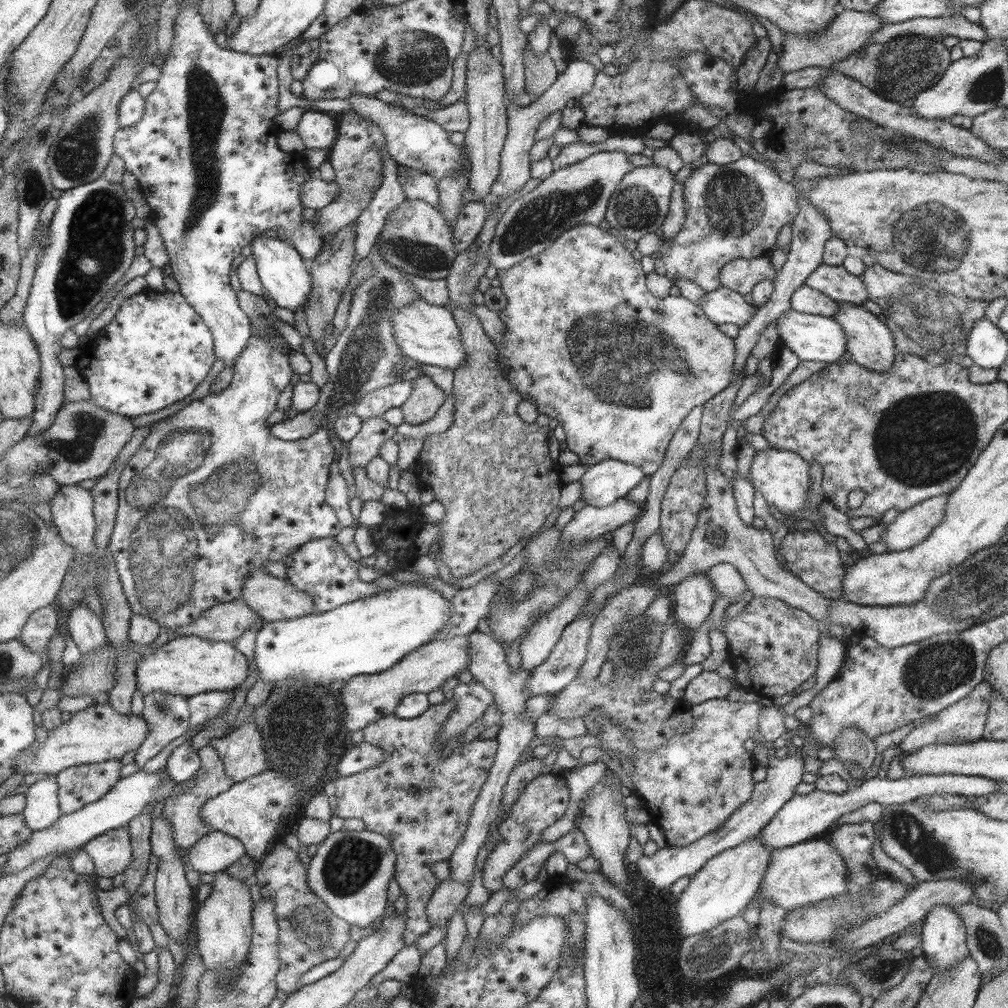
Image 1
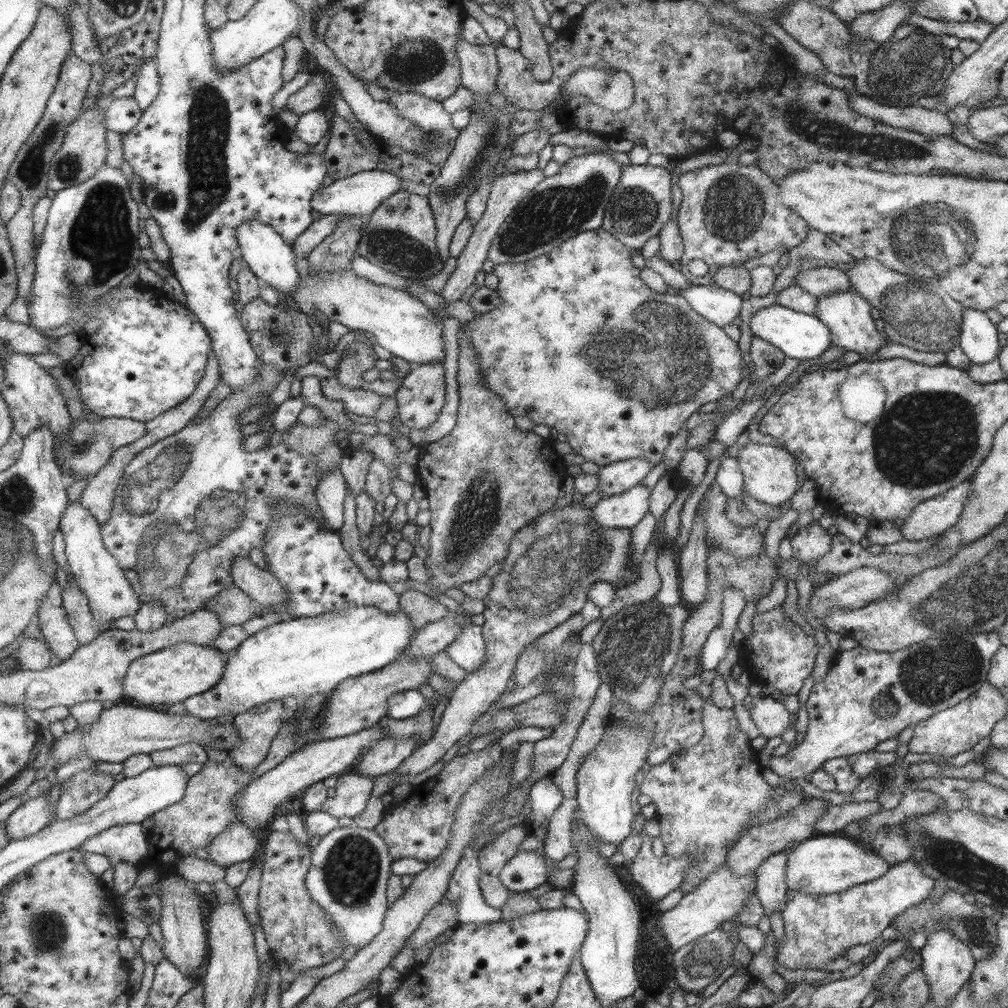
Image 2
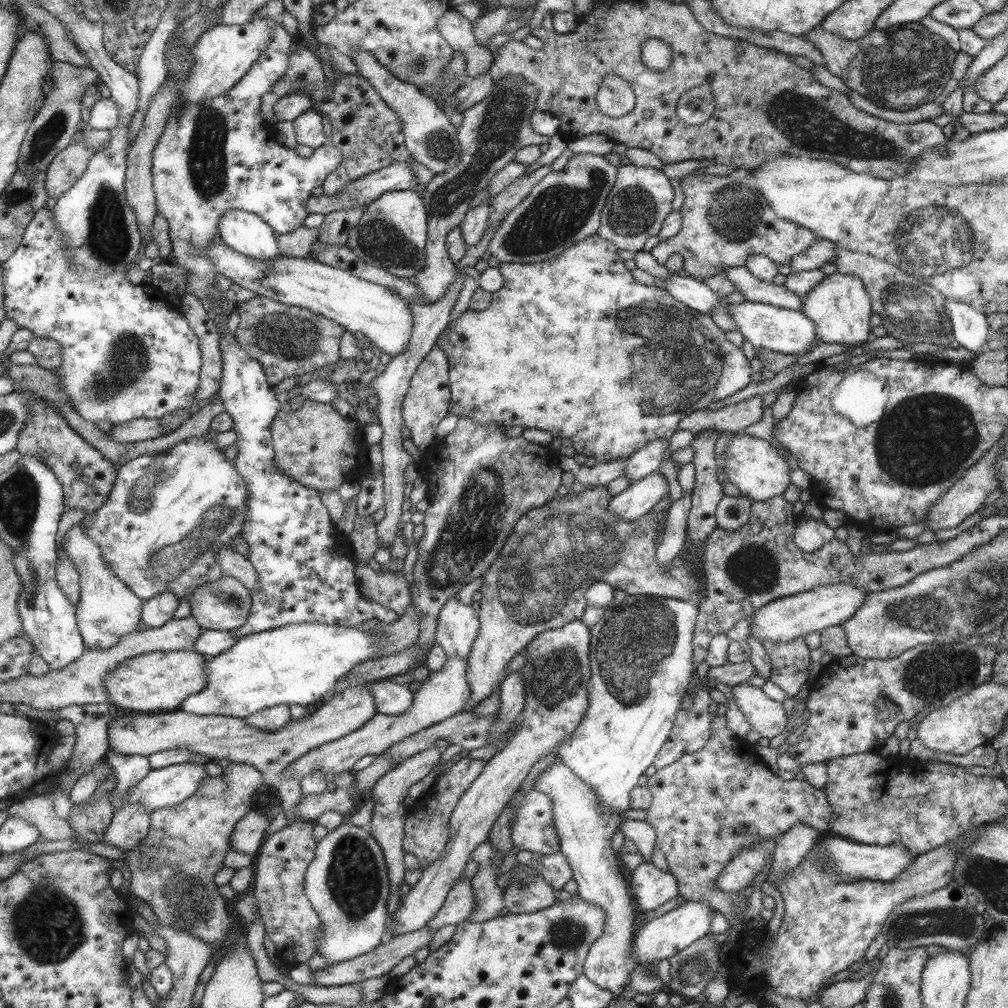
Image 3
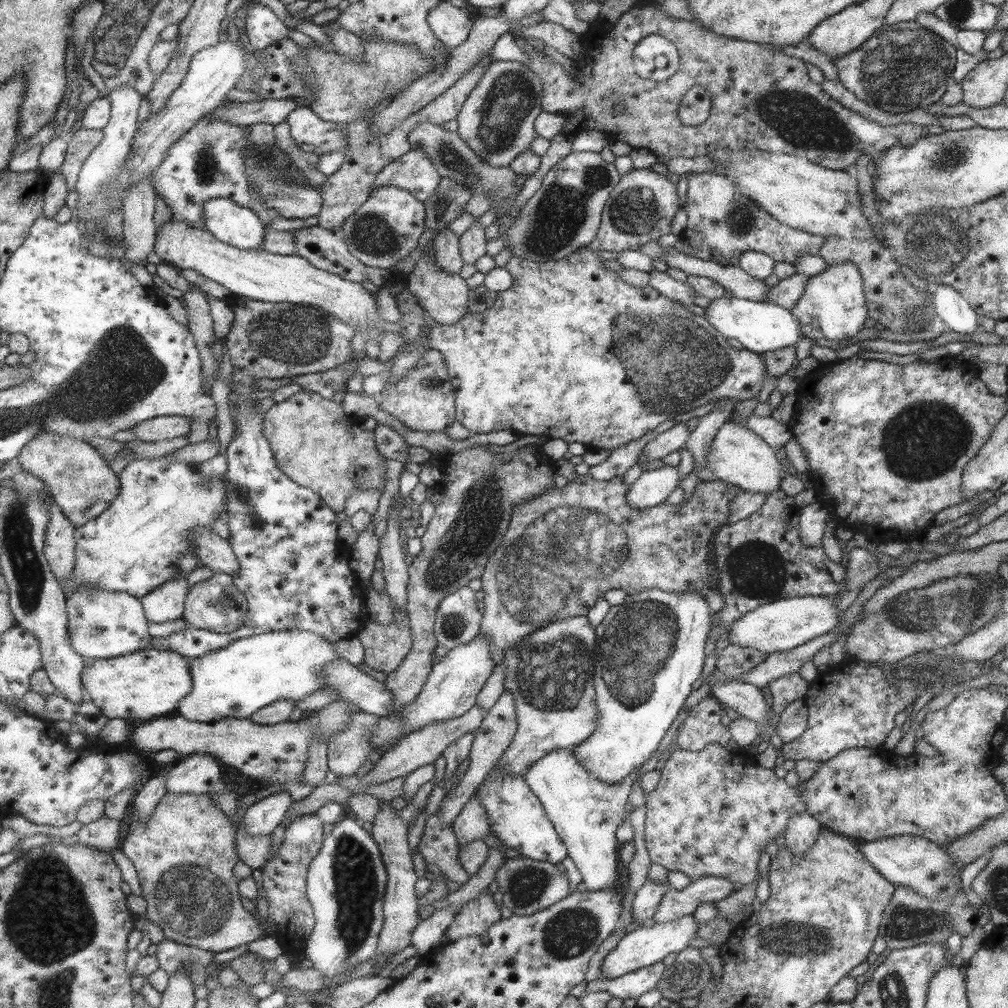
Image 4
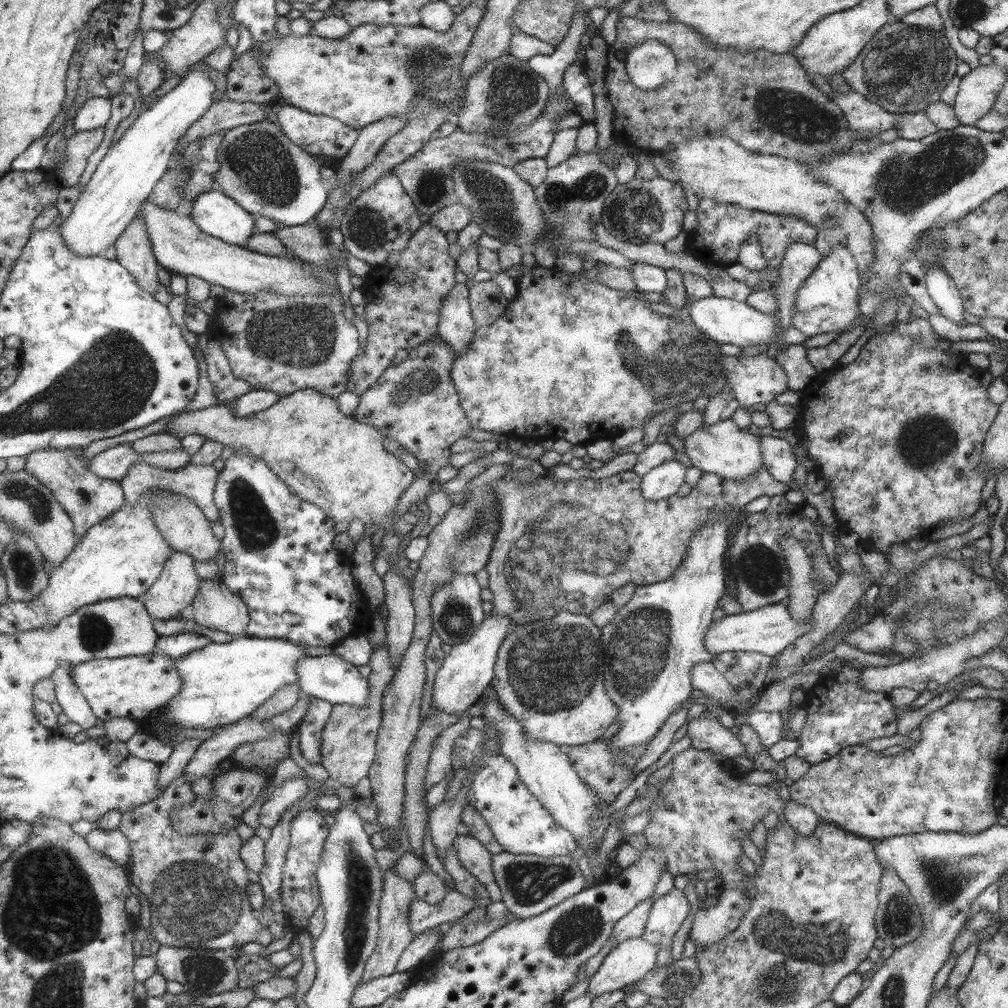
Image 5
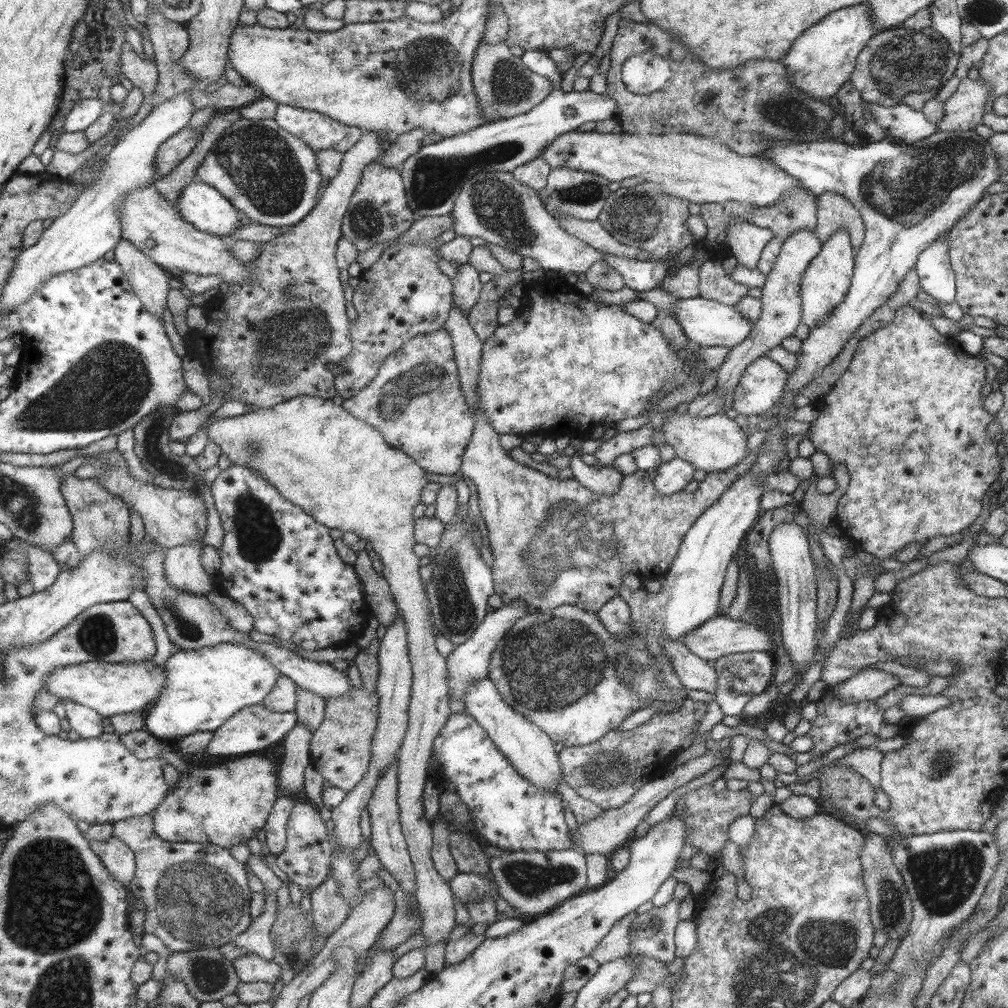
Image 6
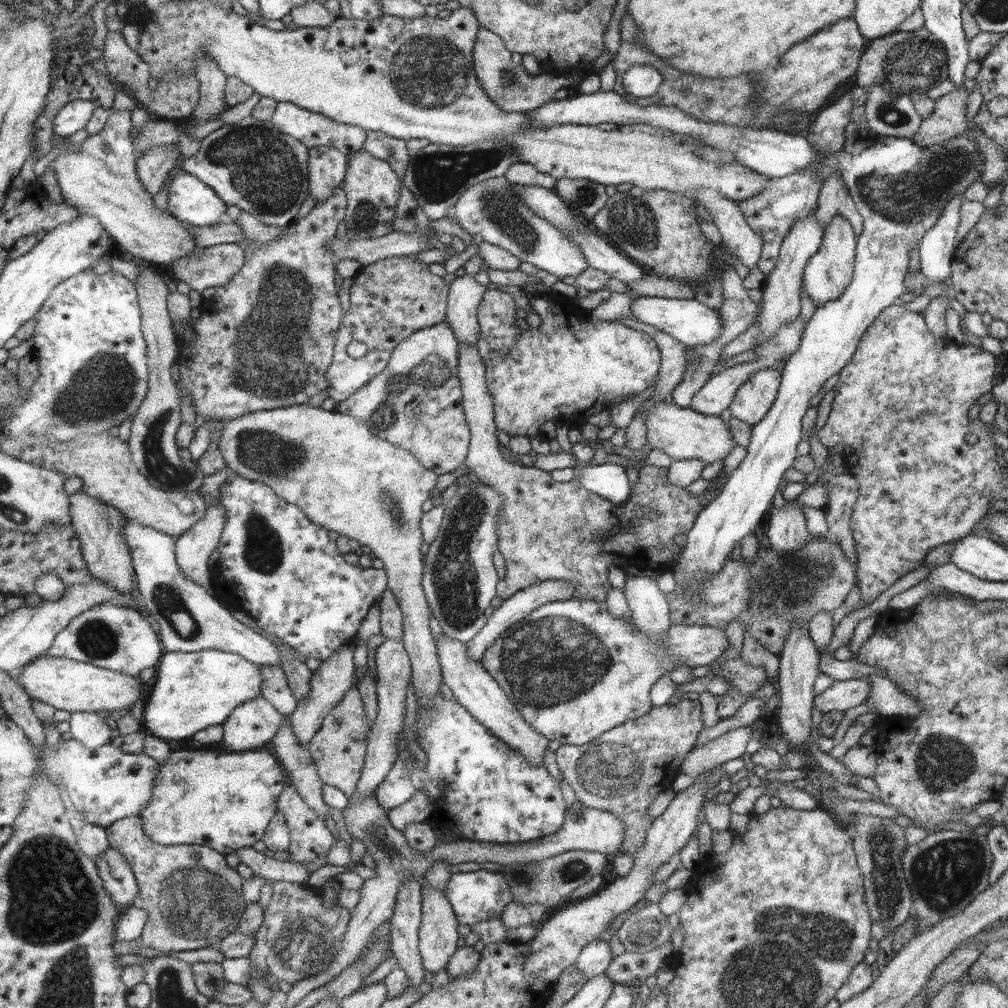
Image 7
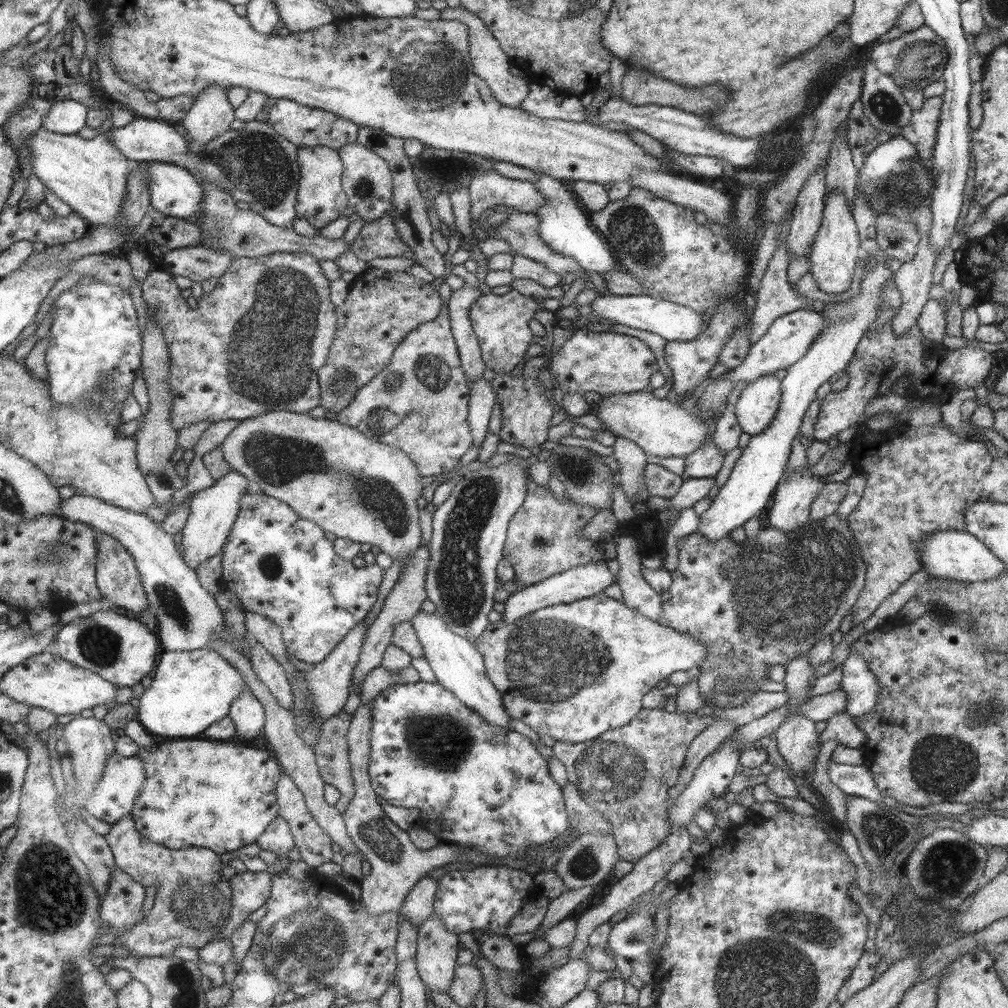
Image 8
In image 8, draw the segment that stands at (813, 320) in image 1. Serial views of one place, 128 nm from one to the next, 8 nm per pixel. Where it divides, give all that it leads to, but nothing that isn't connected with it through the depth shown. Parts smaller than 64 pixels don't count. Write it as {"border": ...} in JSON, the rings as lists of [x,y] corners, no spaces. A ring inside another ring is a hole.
{"border":[[[640,294],[633,296],[613,296],[613,295],[597,295],[591,303],[591,312],[599,318],[615,321],[615,324],[623,324],[637,330],[647,330],[658,334],[666,340],[666,342],[677,340],[679,342],[687,342],[697,337],[703,328],[703,322],[699,313],[695,313],[693,309],[667,301],[667,299],[651,298],[649,295]]]}

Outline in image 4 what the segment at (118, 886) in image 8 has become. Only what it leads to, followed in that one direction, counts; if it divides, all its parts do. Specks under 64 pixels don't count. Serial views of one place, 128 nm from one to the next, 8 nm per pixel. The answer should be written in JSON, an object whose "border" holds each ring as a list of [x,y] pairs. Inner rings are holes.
{"border":[[[103,814],[100,819],[82,825],[82,828],[76,833],[78,842],[99,849],[109,851],[111,848],[121,849],[124,842],[121,842],[123,837],[123,822],[109,818]]]}

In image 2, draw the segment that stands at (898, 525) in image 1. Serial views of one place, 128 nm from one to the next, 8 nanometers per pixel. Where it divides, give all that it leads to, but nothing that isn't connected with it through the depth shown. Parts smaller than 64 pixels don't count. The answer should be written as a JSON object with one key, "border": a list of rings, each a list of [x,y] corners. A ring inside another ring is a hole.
{"border":[[[970,478],[961,485],[913,507],[900,528],[901,537],[909,542],[941,536],[957,524],[964,512],[965,499],[971,493]]]}

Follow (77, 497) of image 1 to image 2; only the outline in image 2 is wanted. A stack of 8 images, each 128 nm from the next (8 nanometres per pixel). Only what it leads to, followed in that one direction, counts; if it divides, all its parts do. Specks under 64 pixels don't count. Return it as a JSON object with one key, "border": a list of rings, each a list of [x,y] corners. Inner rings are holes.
{"border":[[[81,500],[67,505],[59,530],[64,537],[69,570],[89,599],[91,612],[99,626],[99,634],[113,629],[110,626],[112,620],[135,615],[139,602],[132,581],[125,574],[124,567],[120,565],[117,558],[105,547],[101,523],[81,503]]]}

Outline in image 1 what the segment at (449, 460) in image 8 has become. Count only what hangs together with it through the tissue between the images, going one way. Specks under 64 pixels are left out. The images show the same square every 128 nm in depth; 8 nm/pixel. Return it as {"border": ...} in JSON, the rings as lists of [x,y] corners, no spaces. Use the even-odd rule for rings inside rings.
{"border":[[[421,374],[413,379],[412,394],[400,407],[403,414],[403,429],[409,425],[420,425],[433,418],[437,408],[443,404],[441,390],[429,380],[429,377]]]}

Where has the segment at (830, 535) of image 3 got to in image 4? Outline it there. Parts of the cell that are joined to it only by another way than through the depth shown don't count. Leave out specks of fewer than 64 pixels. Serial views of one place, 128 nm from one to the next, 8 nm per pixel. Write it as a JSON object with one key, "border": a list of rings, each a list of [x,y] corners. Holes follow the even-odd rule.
{"border":[[[818,501],[800,508],[799,537],[801,543],[808,548],[821,547],[821,538],[825,530],[825,520],[829,512],[820,505]]]}

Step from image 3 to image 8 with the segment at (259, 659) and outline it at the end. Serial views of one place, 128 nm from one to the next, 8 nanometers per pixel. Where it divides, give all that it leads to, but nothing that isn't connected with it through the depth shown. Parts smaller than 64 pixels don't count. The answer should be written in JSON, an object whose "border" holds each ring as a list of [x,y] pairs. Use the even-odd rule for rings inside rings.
{"border":[[[209,647],[185,651],[162,651],[151,684],[135,702],[134,718],[155,736],[191,739],[228,714],[233,698],[246,682],[233,665]]]}

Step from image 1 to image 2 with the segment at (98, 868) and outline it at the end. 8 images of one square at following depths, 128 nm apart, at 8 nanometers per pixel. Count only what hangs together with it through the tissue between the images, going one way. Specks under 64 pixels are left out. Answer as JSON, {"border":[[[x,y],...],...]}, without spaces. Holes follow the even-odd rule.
{"border":[[[135,822],[113,826],[101,834],[87,838],[81,850],[107,856],[111,867],[121,860],[135,865],[147,852],[147,836],[141,828],[141,824]]]}

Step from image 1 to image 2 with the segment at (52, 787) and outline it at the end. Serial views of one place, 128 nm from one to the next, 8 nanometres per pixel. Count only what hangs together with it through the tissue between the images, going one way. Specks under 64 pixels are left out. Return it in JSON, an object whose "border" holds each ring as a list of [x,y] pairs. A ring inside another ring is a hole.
{"border":[[[39,795],[29,799],[24,805],[17,808],[7,820],[7,831],[11,835],[11,841],[31,837],[49,826],[53,818],[53,805],[51,796]]]}

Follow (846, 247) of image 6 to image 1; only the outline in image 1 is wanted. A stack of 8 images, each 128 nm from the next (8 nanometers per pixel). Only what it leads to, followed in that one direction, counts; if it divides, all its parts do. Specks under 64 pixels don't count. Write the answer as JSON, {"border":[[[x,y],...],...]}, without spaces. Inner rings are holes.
{"border":[[[837,302],[837,312],[831,316],[845,333],[845,350],[851,355],[850,360],[863,366],[871,372],[887,372],[893,364],[895,354],[895,335],[885,322],[879,321],[877,316],[869,313],[863,306]]]}

